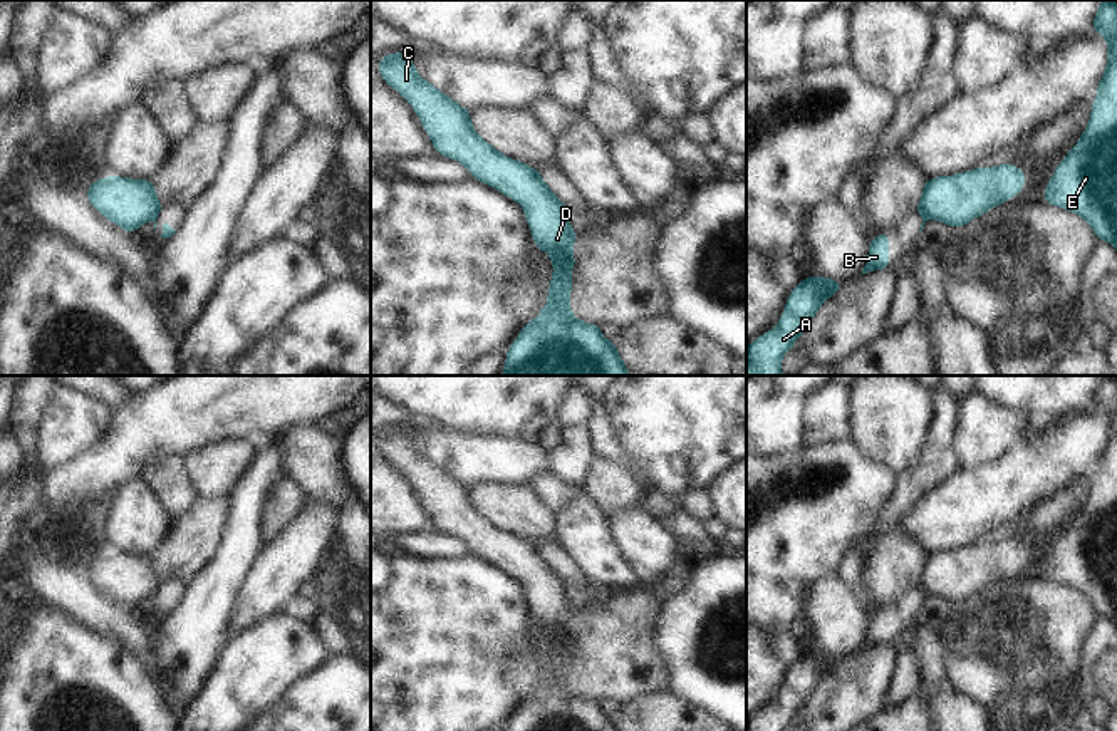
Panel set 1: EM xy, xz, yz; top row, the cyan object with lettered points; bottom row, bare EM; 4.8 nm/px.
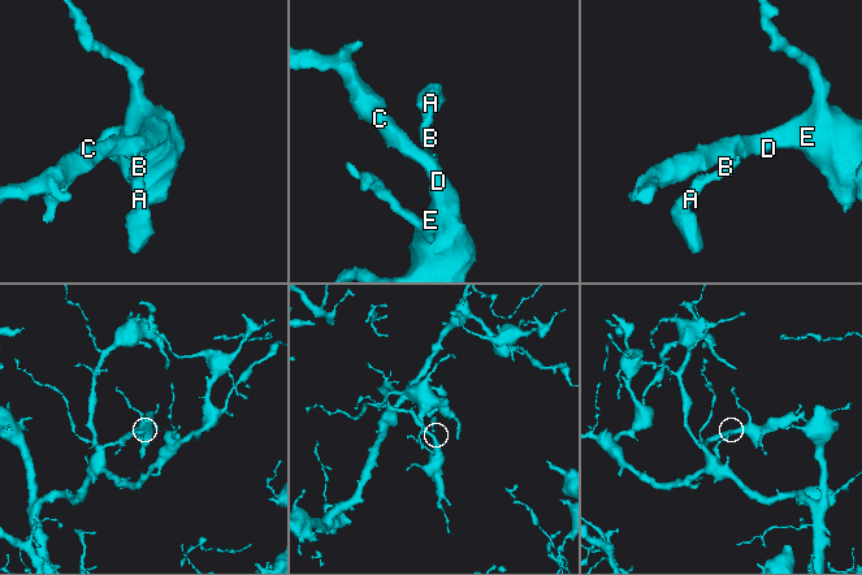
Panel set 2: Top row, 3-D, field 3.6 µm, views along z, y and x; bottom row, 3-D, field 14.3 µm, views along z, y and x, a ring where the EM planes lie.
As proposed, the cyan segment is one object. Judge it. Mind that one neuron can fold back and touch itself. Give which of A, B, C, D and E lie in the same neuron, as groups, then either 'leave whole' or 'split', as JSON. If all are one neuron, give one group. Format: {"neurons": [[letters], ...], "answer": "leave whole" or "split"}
{"neurons": [["A", "B"], ["C", "D", "E"]], "answer": "split"}

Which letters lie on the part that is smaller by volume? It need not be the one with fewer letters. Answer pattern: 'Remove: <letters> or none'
Remove: A, B

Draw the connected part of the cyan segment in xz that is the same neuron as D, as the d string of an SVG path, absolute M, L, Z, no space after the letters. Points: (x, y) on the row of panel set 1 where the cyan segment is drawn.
M392 52L382 57L376 67L384 84L394 87L414 107L426 134L433 139L434 153L461 163L471 171L473 179L515 200L525 211L532 241L552 258L553 275L547 292L548 302L533 320L522 327L518 337L505 350L508 359L501 376L629 376L629 369L616 349L616 340L605 340L599 324L584 324L570 312L570 272L577 265L572 248L577 230L569 223L567 206L533 168L507 158L481 139L471 126L470 111L424 80L408 52Z

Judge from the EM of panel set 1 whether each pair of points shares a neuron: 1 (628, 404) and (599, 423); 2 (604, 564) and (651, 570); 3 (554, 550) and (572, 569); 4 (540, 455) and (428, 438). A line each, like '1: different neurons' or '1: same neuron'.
1: different neurons
2: different neurons
3: same neuron
4: same neuron

